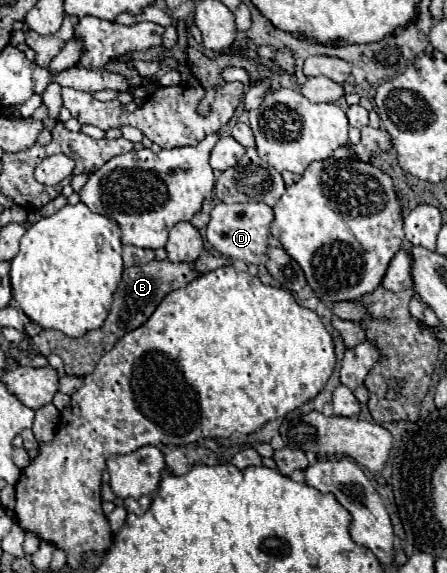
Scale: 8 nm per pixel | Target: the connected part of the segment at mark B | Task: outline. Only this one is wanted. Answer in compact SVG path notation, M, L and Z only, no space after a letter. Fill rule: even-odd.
M168 259L164 261L150 261L146 265L136 265L136 267L128 267L124 269L122 281L114 293L114 303L112 303L112 311L108 313L108 319L104 321L102 327L88 331L84 337L80 339L72 339L60 331L52 331L52 329L42 329L36 337L30 337L30 347L34 353L48 357L50 353L56 353L62 357L66 373L74 375L74 377L84 377L88 373L94 371L94 363L114 347L114 343L128 331L140 327L142 323L146 323L146 319L154 313L154 309L158 307L158 303L174 289L186 287L190 281L194 281L198 277L198 273L194 271L194 267L190 263L170 263Z

